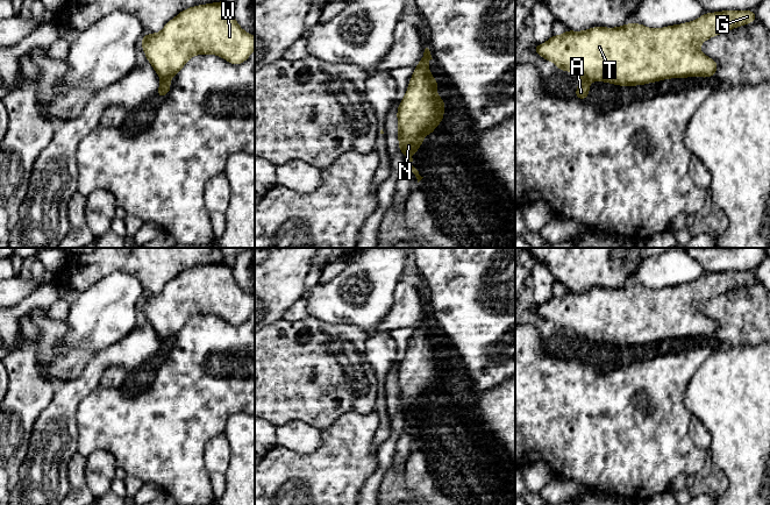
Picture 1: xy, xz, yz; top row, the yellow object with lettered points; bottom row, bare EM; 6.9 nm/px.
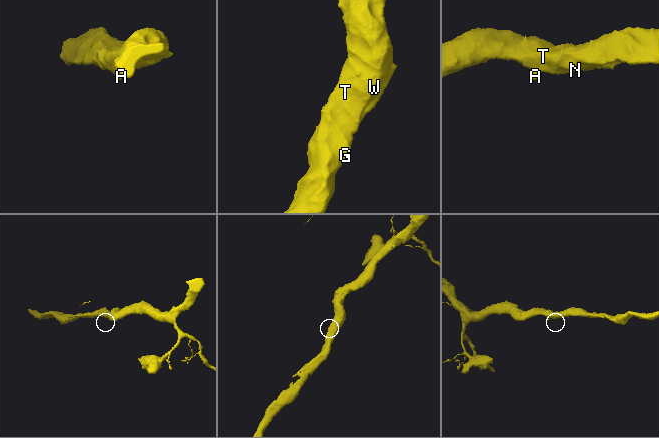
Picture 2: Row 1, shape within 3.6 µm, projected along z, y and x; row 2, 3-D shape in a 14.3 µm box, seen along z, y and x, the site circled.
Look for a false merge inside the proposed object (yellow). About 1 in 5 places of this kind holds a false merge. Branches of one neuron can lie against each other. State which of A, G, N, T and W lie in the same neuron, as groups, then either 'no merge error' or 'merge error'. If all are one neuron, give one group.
A / G N T W; merge error

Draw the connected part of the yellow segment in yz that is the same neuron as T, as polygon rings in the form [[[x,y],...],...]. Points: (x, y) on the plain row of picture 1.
[[[722,271],[705,273],[692,283],[658,290],[641,284],[626,284],[616,289],[592,287],[583,292],[568,290],[561,297],[551,296],[541,306],[534,305],[533,311],[546,321],[554,322],[557,330],[619,347],[646,346],[665,339],[704,337],[706,340],[715,336],[719,325],[704,315],[699,306],[712,297],[754,282],[757,282],[755,271]]]

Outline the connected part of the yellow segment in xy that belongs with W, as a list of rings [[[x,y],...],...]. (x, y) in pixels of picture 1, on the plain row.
[[[224,261],[186,269],[162,292],[145,294],[140,303],[161,340],[173,339],[195,315],[216,315],[238,326],[255,311],[255,297],[237,285]]]

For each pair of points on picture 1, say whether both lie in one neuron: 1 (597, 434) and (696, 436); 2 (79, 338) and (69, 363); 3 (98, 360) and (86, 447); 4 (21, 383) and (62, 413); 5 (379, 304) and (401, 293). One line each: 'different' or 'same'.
1: different
2: different
3: different
4: different
5: different

